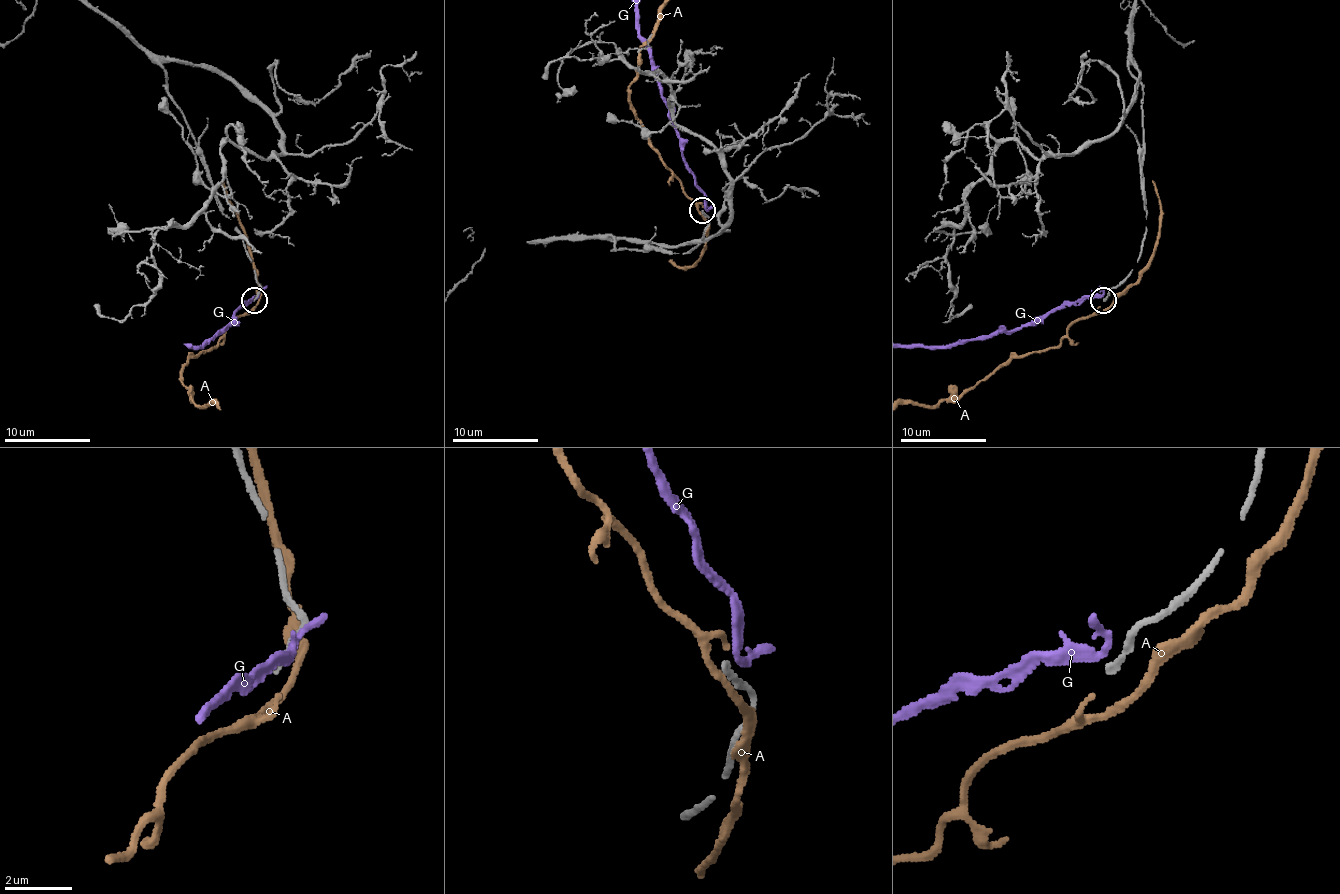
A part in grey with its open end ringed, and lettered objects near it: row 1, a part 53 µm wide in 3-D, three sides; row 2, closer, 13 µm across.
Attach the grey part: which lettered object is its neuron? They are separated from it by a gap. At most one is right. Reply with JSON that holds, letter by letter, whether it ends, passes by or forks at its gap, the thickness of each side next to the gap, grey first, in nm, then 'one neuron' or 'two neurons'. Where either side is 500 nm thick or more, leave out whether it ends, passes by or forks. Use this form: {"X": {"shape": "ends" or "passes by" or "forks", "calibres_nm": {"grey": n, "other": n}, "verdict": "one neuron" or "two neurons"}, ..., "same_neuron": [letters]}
{"A": {"shape": "ends", "calibres_nm": {"grey": 140, "other": 160}, "verdict": "two neurons"}, "G": {"shape": "forks", "calibres_nm": {"grey": 140, "other": 180}, "verdict": "two neurons"}, "same_neuron": []}

